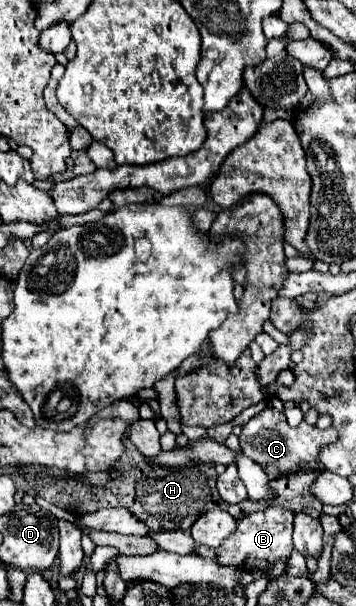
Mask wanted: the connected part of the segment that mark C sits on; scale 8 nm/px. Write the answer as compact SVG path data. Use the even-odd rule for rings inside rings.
M271 407L257 413L255 417L251 417L249 423L243 425L243 431L239 435L241 451L247 457L251 457L255 463L259 463L269 477L281 477L281 475L299 473L303 463L319 461L321 449L335 443L337 439L339 439L339 433L335 431L335 427L317 429L315 425L309 425L305 421L301 425L297 425L297 427L289 427L285 415L271 409Z

